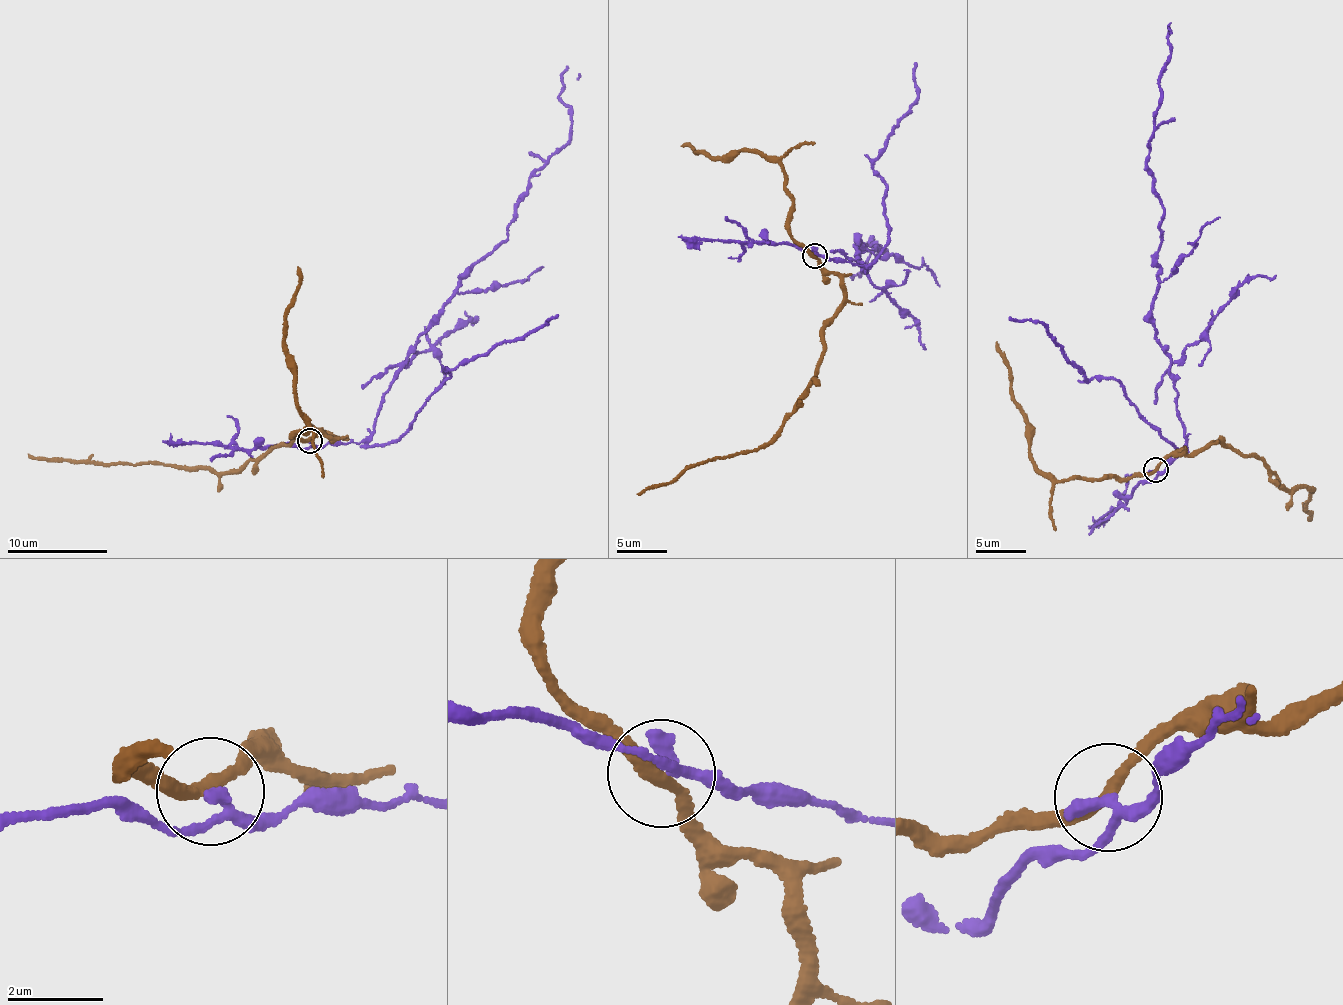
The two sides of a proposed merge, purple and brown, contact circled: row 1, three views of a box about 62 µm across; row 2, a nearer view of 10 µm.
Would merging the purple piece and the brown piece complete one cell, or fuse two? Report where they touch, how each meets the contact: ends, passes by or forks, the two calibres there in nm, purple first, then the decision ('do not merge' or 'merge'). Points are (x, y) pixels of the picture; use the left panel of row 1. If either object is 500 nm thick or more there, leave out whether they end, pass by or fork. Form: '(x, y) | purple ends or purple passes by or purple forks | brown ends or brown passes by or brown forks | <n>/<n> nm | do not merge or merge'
(309, 440) | purple passes by | brown passes by | 240/240 nm | do not merge

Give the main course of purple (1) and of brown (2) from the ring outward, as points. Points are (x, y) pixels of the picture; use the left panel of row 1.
1: (311, 440), (347, 445), (369, 433), (430, 318), (505, 240), (528, 180), (569, 139), (562, 74), (577, 80)
2: (308, 440), (320, 435), (329, 436), (329, 440), (329, 435), (305, 432), (221, 474), (198, 468), (28, 454)

